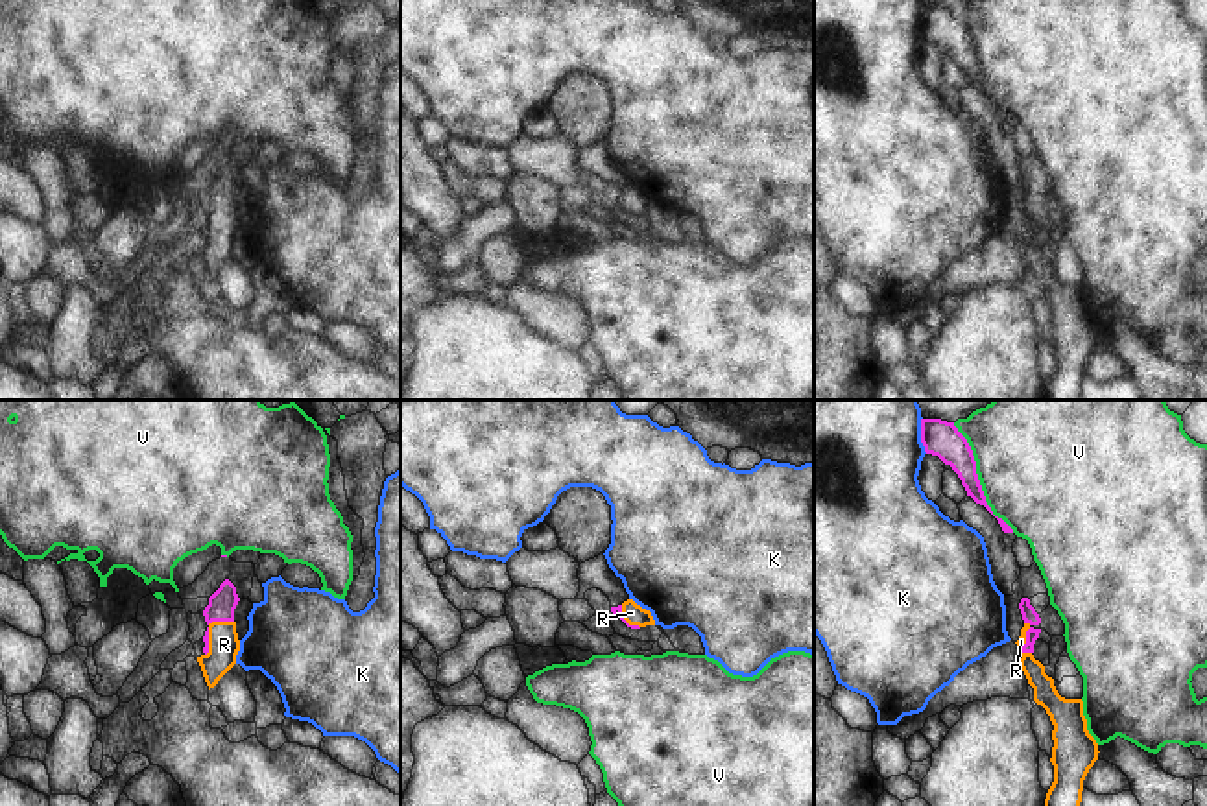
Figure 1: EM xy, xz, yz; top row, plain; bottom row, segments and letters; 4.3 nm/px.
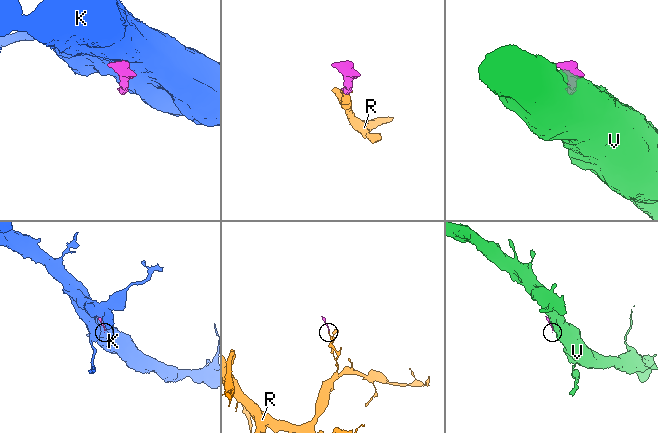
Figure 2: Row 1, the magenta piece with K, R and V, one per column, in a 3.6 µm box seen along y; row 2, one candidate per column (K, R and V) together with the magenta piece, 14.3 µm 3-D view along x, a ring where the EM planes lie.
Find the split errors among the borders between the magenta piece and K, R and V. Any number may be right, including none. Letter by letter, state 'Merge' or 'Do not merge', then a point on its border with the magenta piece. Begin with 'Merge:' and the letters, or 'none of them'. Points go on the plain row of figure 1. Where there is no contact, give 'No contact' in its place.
Merge: R
K: Do not merge. Touches magenta at yz (921, 23)
R: Merge. Touches magenta at xy (220, 207)
V: Do not merge. Touches magenta at yz (977, 65).

